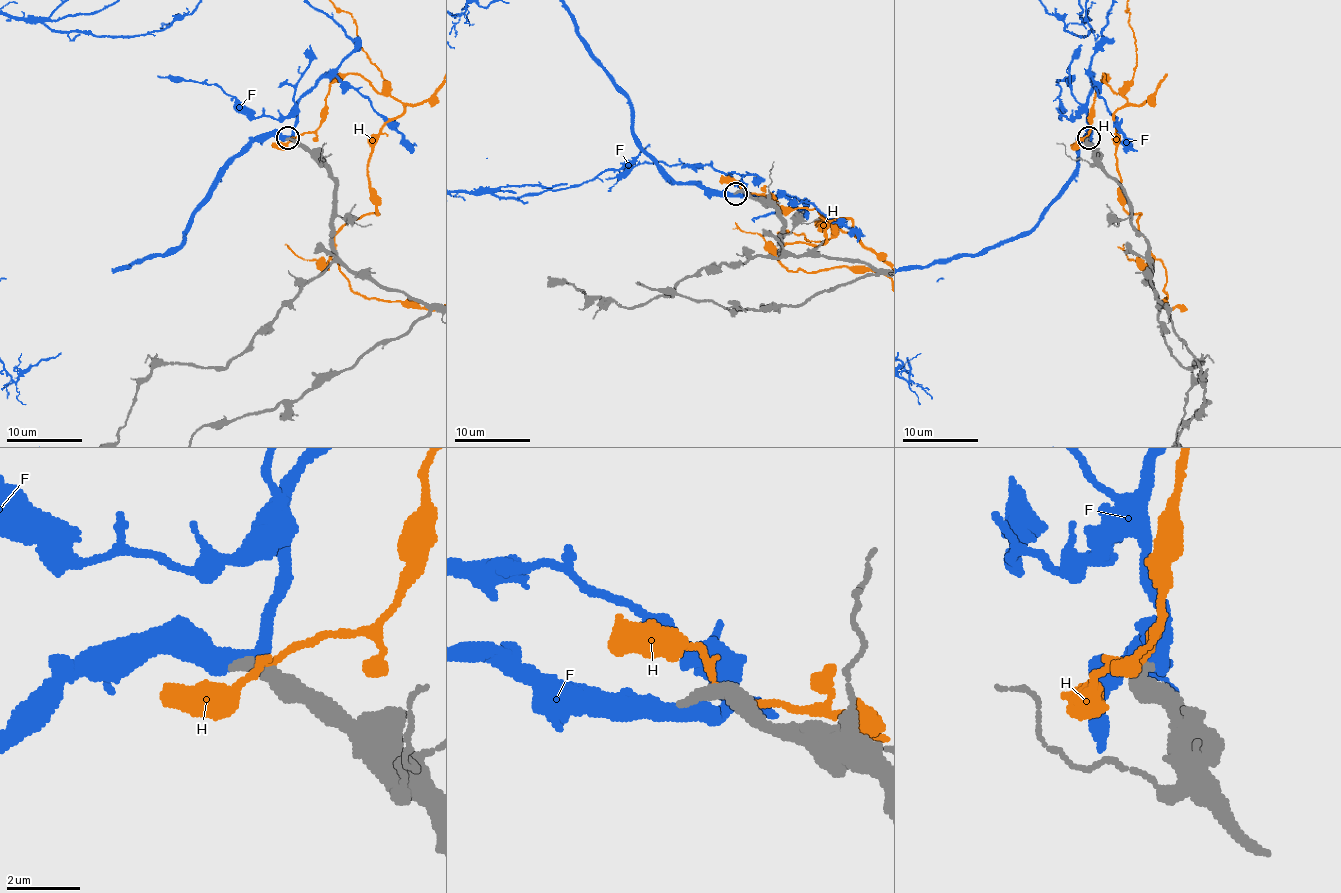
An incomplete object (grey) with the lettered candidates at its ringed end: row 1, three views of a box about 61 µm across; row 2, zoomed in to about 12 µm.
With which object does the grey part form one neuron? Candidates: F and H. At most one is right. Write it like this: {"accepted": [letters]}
{"accepted": ["F"]}

